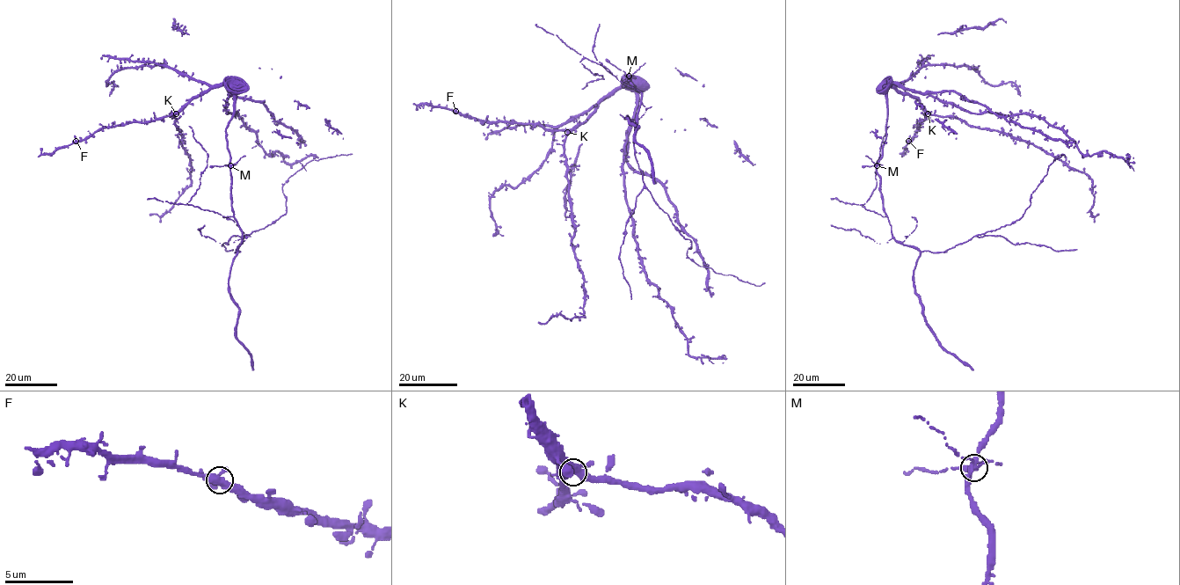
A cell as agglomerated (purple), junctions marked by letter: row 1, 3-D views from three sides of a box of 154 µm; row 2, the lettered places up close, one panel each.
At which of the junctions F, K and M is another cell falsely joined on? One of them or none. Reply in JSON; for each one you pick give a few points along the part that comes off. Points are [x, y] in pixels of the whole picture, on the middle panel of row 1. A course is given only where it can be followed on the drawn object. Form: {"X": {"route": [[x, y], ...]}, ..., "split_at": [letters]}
{"M": {"route": [[629, 76], [605, 59]]}, "split_at": ["M"]}

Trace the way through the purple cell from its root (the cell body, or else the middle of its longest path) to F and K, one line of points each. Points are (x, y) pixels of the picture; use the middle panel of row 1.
F: (625, 83), (623, 86), (632, 87), (615, 88), (584, 121), (569, 129), (484, 122), (455, 111)
K: (625, 83), (623, 86), (632, 87), (615, 88), (584, 121), (567, 132)

